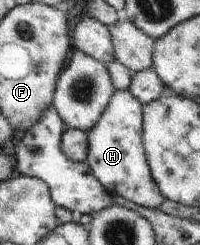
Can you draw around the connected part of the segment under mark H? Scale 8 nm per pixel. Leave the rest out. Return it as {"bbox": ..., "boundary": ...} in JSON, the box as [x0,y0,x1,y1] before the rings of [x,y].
{"bbox":[86,90,166,209],"boundary":[[[129,90],[116,91],[99,122],[87,133],[89,155],[86,164],[109,193],[144,208],[158,209],[166,198],[151,177],[142,133],[143,104]]]}

